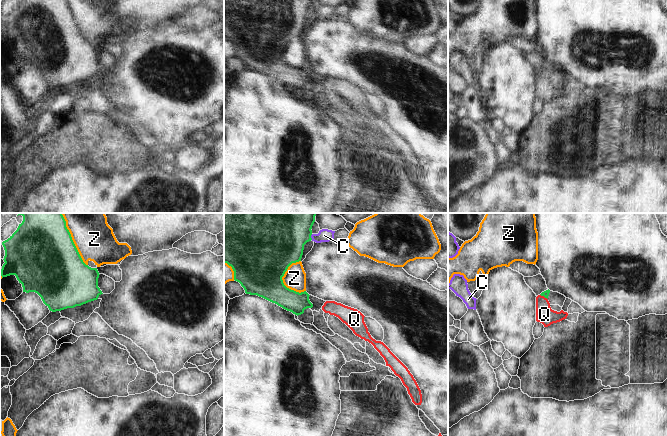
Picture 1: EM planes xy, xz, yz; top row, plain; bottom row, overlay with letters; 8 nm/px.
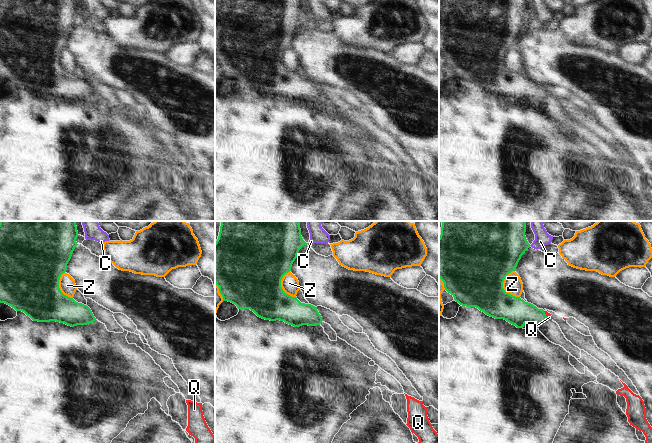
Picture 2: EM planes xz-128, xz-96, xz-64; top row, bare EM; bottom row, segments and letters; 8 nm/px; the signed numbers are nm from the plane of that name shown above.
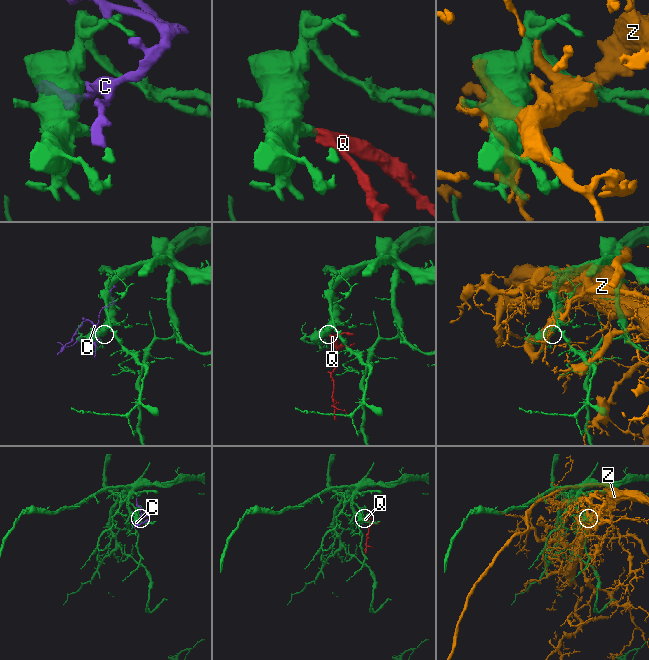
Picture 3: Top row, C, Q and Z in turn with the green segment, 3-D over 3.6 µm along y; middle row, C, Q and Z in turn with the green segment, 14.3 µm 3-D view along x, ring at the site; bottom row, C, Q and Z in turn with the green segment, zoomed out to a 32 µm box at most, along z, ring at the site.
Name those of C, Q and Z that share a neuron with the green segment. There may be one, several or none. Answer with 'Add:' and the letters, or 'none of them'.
Add: Q.

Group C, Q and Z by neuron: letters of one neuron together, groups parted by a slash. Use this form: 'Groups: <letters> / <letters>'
Groups: C / Q / Z

